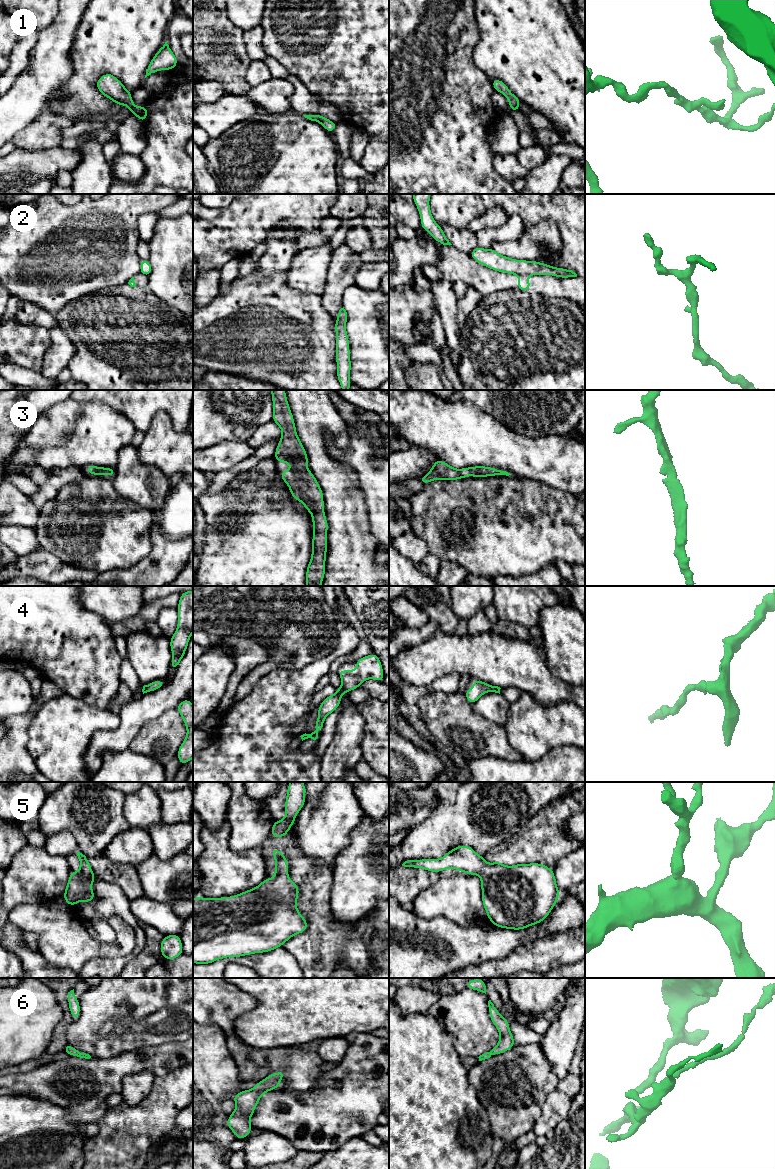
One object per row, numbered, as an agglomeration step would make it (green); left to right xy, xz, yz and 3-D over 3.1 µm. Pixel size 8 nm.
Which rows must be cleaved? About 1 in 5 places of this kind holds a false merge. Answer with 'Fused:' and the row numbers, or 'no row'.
Fused: 2

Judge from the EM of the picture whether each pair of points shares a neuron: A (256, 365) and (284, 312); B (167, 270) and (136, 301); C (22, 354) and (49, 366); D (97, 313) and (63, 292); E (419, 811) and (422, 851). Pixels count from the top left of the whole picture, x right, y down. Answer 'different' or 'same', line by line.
A: same
B: different
C: different
D: different
E: different

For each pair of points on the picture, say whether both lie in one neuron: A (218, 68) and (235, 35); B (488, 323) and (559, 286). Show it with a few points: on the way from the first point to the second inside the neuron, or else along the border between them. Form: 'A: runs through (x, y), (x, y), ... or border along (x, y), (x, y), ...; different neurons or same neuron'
A: runs through (219, 60), (232, 43); same neuron
B: border along (518, 288), (547, 297), (563, 298); different neurons

